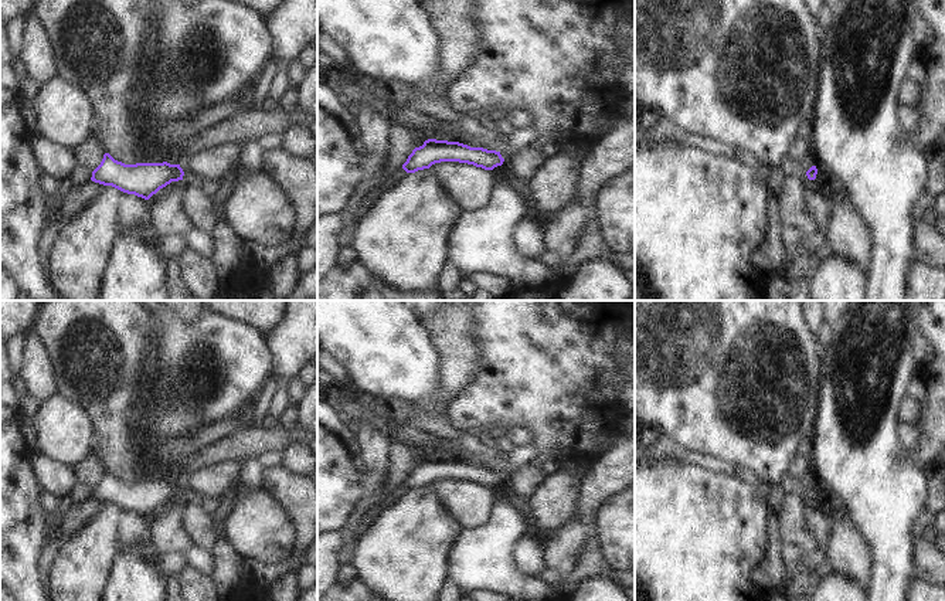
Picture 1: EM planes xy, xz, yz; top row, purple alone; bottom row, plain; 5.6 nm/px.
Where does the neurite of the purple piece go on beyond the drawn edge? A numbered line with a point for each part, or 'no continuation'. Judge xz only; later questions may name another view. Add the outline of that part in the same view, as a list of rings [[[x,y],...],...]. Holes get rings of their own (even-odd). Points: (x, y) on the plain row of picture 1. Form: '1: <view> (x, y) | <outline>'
1: xz (522, 455) | [[[534,444],[516,446],[507,454],[507,464],[500,469],[504,478],[511,476],[511,473],[528,464],[537,462],[538,449]]]

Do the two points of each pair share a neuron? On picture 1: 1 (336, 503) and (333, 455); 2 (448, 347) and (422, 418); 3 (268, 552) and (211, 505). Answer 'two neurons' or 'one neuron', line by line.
1: one neuron
2: one neuron
3: two neurons

